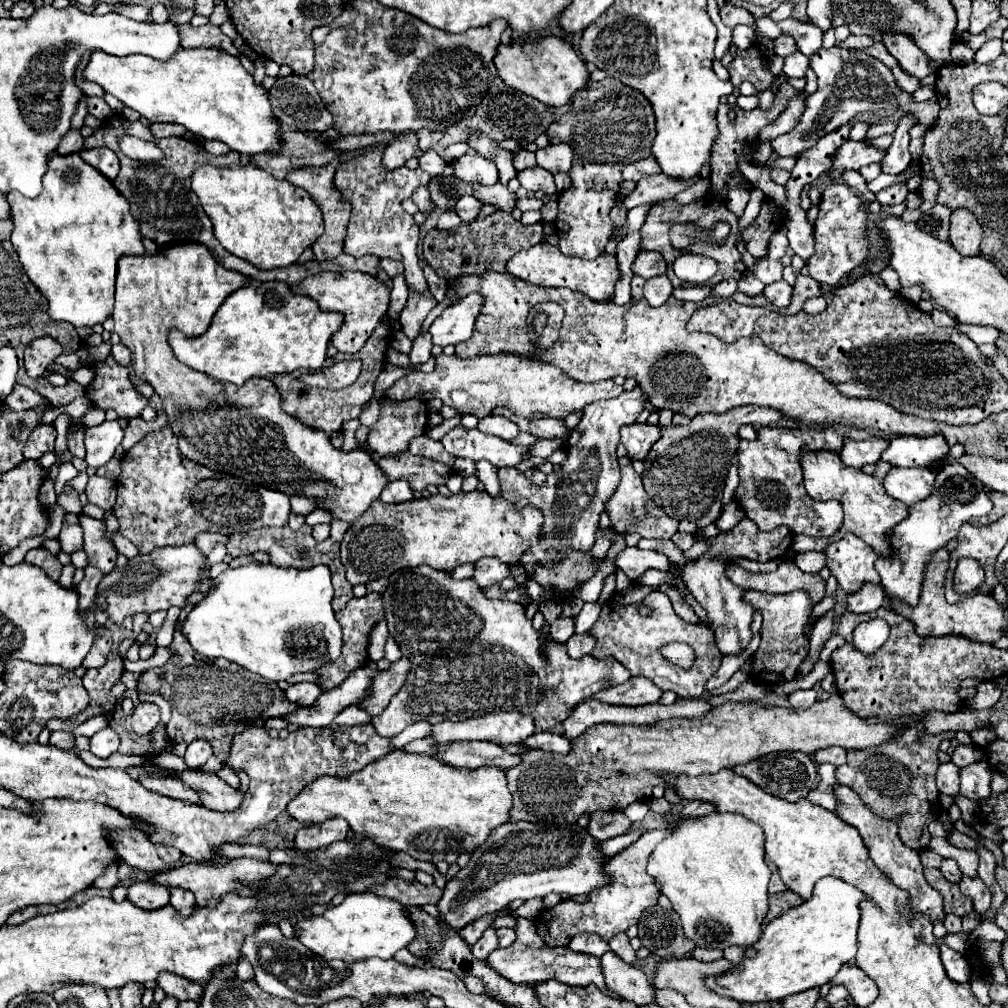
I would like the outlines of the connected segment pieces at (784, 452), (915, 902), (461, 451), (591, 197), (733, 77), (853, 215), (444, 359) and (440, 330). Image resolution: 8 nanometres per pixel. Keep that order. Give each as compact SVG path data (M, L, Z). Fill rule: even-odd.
M768 426L758 430L754 442L740 440L738 444L738 488L734 492L736 502L744 514L758 524L760 530L774 530L788 526L794 534L808 534L814 538L828 538L842 526L842 505L835 500L817 502L806 494L802 484L800 456L814 450L842 450L842 436L834 430L818 428L780 428Z
M834 784L832 786L834 790L834 796L836 796L836 814L852 824L854 828L858 828L858 832L862 834L864 838L864 844L866 848L870 850L870 856L872 860L876 862L876 866L902 890L906 890L912 898L912 908L916 912L922 912L922 914L928 914L932 920L936 918L944 918L944 908L942 908L942 896L932 890L928 886L928 882L924 880L924 870L922 870L922 864L920 864L920 858L918 858L918 852L914 852L912 848L904 846L898 838L898 818L896 820L884 820L880 816L876 816L864 802L862 798L848 786L842 786L842 784Z
M464 426L452 428L442 438L442 444L446 452L450 452L452 456L470 460L488 460L496 468L516 466L518 462L522 462L524 454L524 446L514 446L492 434L484 434L478 428L468 430Z
M612 78L588 82L572 96L570 110L556 124L550 124L550 144L566 142L574 152L574 164L570 168L572 184L558 196L558 216L554 222L560 238L558 248L564 256L594 260L602 254L614 228L610 210L618 202L622 168L628 162L648 158L654 136L652 104L638 90Z
M752 44L748 50L736 50L736 56L732 64L728 66L730 82L738 88L742 82L752 82L758 92L764 92L774 86L776 76L770 72L768 58L758 48L758 44Z
M832 184L824 190L820 202L820 214L814 224L814 240L816 240L816 254L808 260L810 276L822 284L836 286L842 276L852 272L866 256L868 256L868 242L866 242L866 206L864 202L850 192L844 184Z
M512 354L496 356L476 356L476 358L458 358L458 356L436 356L434 372L412 372L400 378L394 386L388 388L388 398L392 400L410 400L420 398L424 402L440 398L446 406L456 408L460 414L474 414L484 418L492 414L494 406L504 406L522 418L566 418L574 410L582 410L586 404L616 398L622 394L622 386L616 386L612 380L602 380L594 384L576 382L564 376L556 366L542 364L534 356L522 358Z
M472 292L456 304L448 306L428 328L428 332L432 334L432 342L438 346L448 346L468 340L472 336L474 320L480 314L482 304L482 296L478 292Z

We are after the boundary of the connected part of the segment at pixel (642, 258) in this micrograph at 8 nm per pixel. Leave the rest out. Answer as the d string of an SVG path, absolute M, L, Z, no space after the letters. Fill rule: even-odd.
M642 250L632 266L634 274L640 274L644 276L646 280L652 278L652 276L660 276L660 274L666 274L666 260L658 254L658 252L648 252L648 250Z

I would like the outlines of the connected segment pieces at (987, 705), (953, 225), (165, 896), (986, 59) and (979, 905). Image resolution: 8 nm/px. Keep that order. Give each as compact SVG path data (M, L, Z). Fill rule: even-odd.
M980 682L978 684L978 694L966 704L970 710L990 710L998 698L1002 696L1000 688L992 682Z
M964 208L952 212L952 218L950 218L950 242L964 256L980 256L982 226L978 224L976 216L972 216L972 212L966 212Z
M134 882L128 888L126 900L144 910L156 910L164 908L170 902L170 890L164 886L154 886L150 882Z
M992 39L986 42L980 50L975 52L974 61L980 64L989 64L1002 53L1001 39Z
M962 876L960 880L960 892L970 896L974 900L974 908L976 912L986 912L990 908L990 902L992 902L992 892L990 888L976 876L976 878L968 878L968 876Z

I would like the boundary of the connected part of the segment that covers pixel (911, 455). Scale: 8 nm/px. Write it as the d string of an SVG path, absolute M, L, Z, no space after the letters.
M932 434L924 438L900 436L890 442L888 450L882 454L882 460L900 468L930 466L932 460L942 460L948 450L950 444L942 434Z

